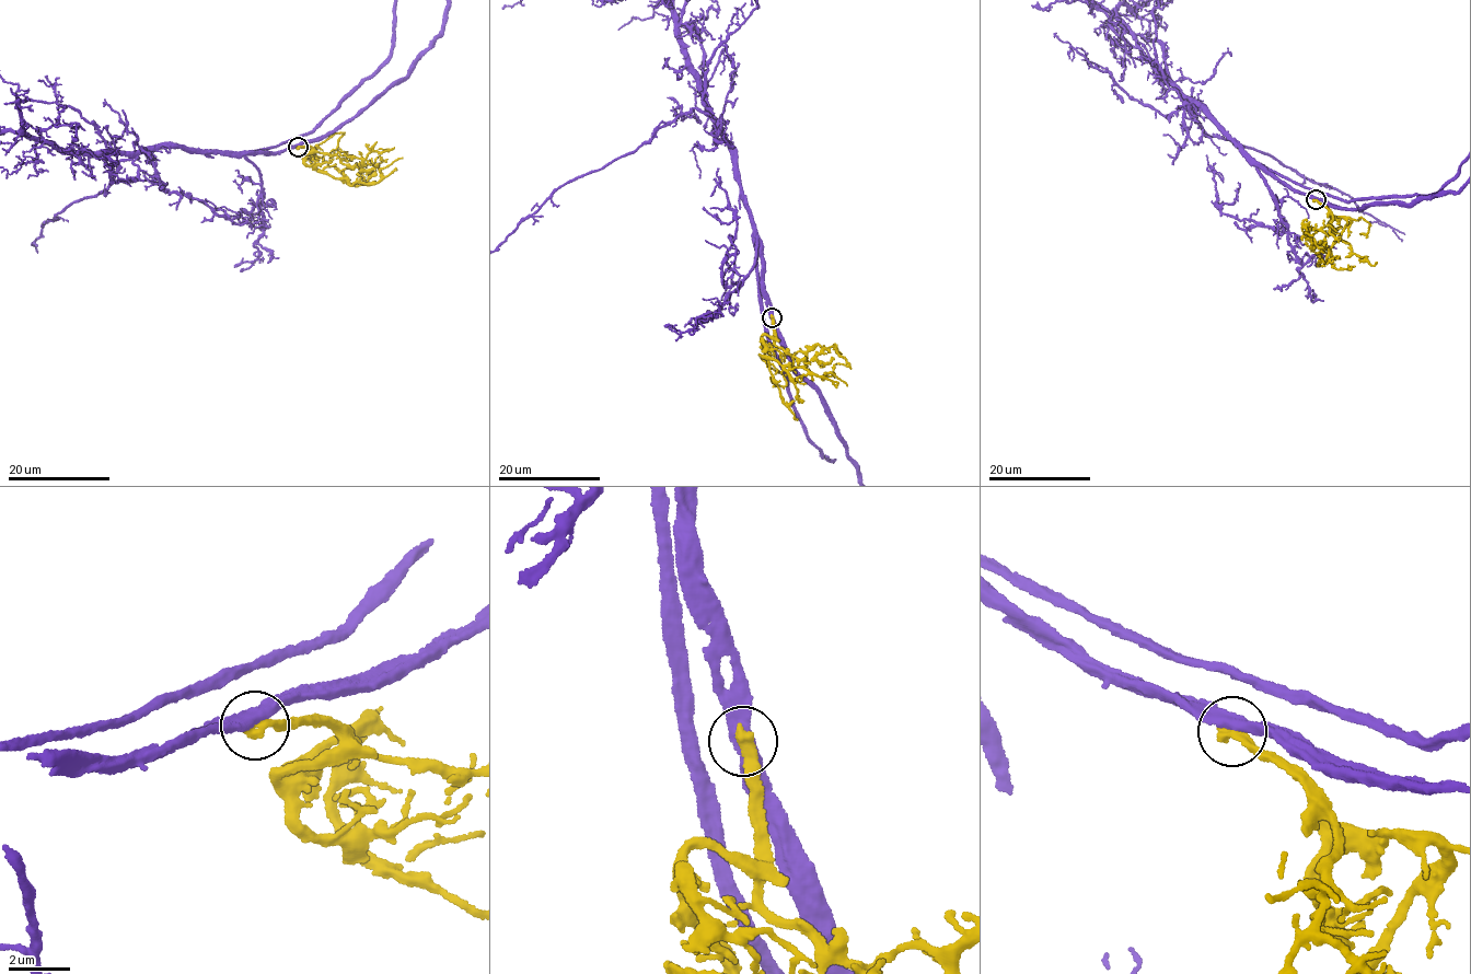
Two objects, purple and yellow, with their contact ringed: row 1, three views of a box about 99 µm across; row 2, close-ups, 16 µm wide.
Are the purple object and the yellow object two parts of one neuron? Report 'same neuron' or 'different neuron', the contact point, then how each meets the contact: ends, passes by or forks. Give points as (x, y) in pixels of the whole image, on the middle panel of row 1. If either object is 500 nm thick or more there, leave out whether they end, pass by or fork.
different neuron | (772, 317) | purple passes by | yellow ends

